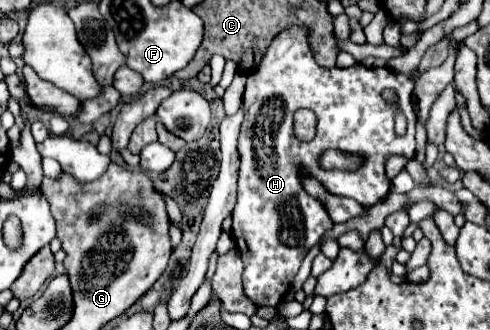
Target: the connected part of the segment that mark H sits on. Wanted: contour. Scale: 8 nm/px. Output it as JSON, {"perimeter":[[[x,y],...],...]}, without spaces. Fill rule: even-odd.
{"perimeter":[[[293,25],[273,39],[261,67],[247,75],[243,109],[245,119],[237,143],[241,169],[233,235],[245,265],[245,295],[257,307],[277,307],[307,251],[333,227],[325,205],[305,191],[303,175],[317,179],[327,193],[351,197],[363,207],[373,207],[385,199],[391,189],[391,179],[385,175],[385,159],[392,154],[412,159],[416,153],[413,81],[393,69],[365,67],[361,63],[347,69],[321,67],[309,45],[309,27]],[[385,89],[395,93],[397,103],[383,99]],[[301,107],[313,109],[319,119],[317,135],[311,143],[301,143],[293,135],[293,113]],[[397,111],[407,117],[405,137],[397,137],[393,131]],[[327,149],[358,154],[363,157],[363,165],[357,171],[323,171],[319,157]],[[283,225],[287,225],[287,241],[279,241]]]}

